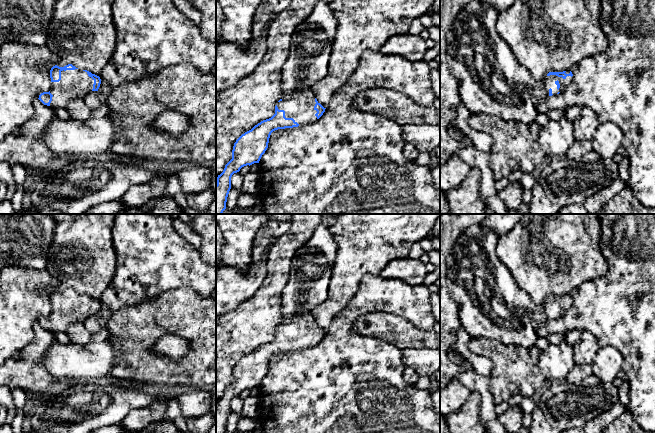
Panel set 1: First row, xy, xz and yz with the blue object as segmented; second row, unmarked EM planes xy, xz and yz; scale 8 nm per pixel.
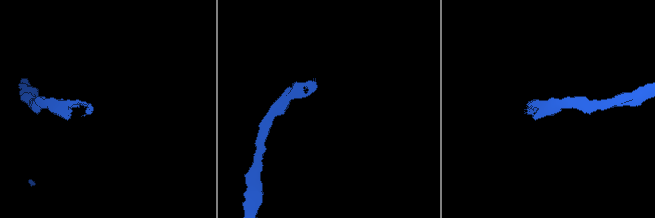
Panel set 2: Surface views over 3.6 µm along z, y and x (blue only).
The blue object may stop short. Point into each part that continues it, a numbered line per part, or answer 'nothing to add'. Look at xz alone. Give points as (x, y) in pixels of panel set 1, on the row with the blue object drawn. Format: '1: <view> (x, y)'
1: xz (311, 44)

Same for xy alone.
1: xy (74, 84)

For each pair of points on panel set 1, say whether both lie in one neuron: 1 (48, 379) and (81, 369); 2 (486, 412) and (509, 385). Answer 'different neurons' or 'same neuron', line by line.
1: different neurons
2: different neurons

